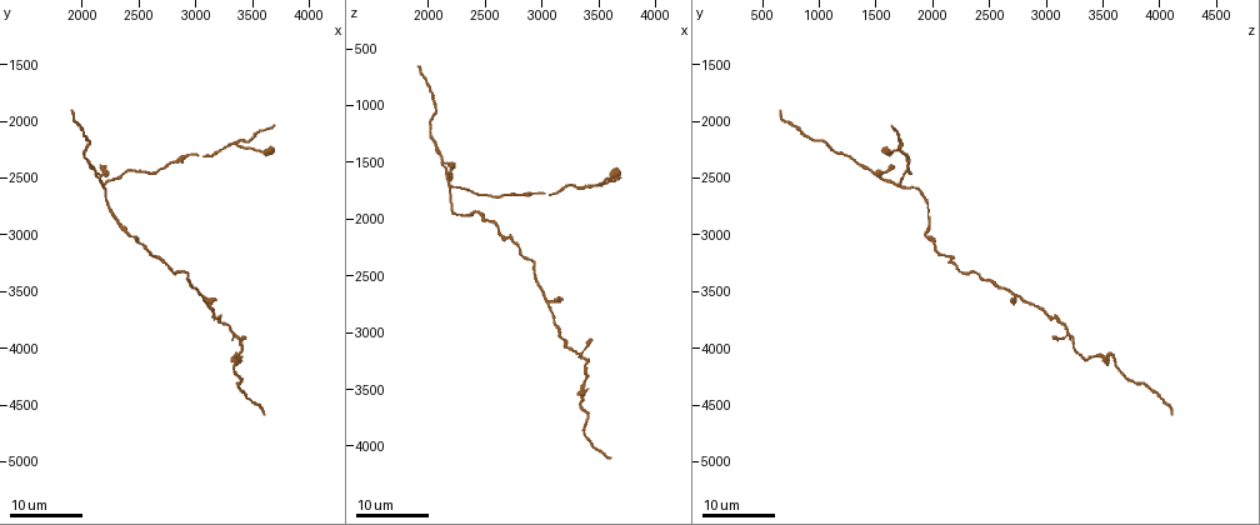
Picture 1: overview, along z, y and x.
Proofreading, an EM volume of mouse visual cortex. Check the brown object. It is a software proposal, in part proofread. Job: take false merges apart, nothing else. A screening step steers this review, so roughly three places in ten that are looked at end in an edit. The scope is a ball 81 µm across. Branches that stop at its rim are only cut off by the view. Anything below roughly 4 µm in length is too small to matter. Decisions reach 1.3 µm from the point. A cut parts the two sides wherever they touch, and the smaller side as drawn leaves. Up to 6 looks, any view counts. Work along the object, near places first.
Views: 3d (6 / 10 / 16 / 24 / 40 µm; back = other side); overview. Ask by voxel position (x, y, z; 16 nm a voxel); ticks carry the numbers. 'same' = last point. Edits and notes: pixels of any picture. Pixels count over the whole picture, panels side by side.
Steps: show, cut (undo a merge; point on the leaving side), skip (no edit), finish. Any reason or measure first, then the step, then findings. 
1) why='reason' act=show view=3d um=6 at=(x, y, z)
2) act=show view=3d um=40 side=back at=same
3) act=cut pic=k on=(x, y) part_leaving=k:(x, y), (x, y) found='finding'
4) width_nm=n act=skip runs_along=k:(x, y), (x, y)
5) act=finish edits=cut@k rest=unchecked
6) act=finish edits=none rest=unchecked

why='thick turns thin' act=show view=3d um=24 at=(2920, 3340, 2360)

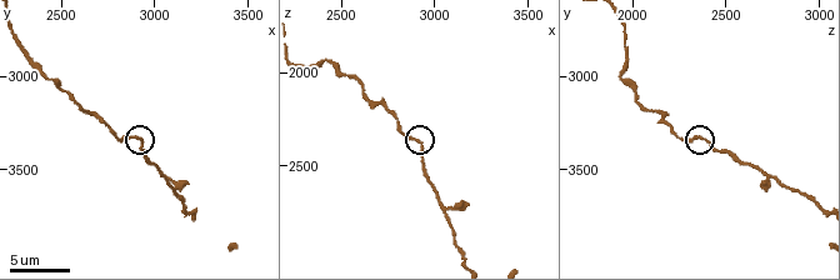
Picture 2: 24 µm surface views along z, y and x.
act=show view=3d um=10 at=(2900, 3340, 2360)

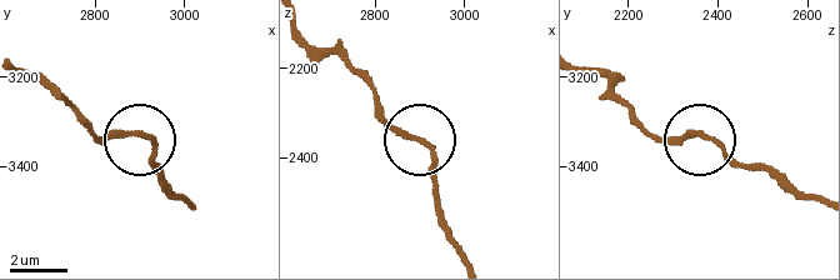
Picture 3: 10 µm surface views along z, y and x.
width_nm=170 act=skip runs_along=3:(343, 60), (369, 86), (384, 115), (431, 151), (441, 214) found='continuous, no second neuron'

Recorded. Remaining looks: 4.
why='three-way junction' act=show view=3d um=10 at=(3060, 3560, 2760)

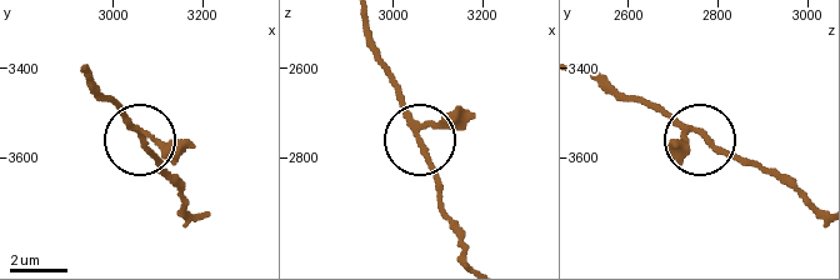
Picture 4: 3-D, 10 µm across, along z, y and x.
why='from behind' act=show view=3d um=10 side=back at=(3065, 3555, 2775)

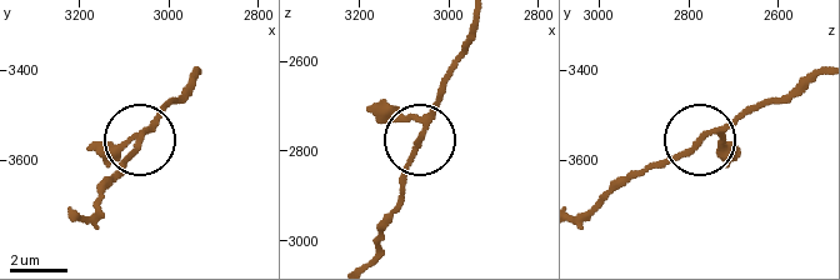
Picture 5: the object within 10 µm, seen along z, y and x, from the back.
width_nm=150 act=skip found='all the same neuron'

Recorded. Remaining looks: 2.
why='side arm on a straight run' act=show view=3d um=16 at=(3340, 2200, 1720)

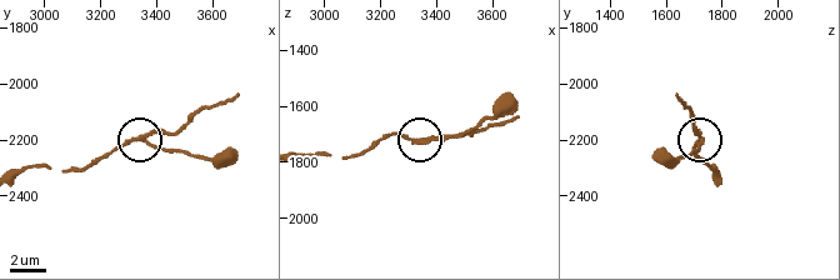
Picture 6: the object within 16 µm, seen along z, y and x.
act=show view=3d um=10 at=(3350, 2200, 1720)

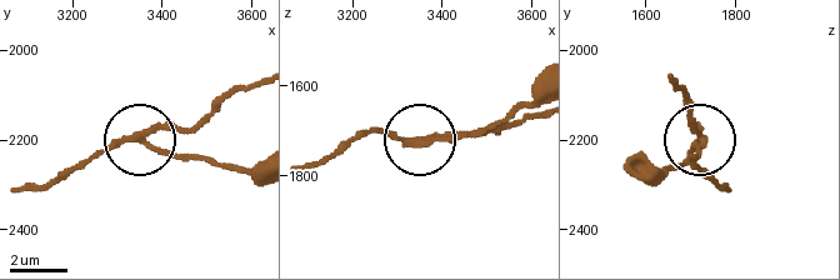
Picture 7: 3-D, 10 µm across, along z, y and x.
arms=3 act=cut pic=7 on=(176, 158) part_leaving=7:(704, 138), (688, 161), (654, 166) found='a second neuron is stuck on'

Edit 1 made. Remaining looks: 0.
act=finish edits=cut@7 rest=unchecked

